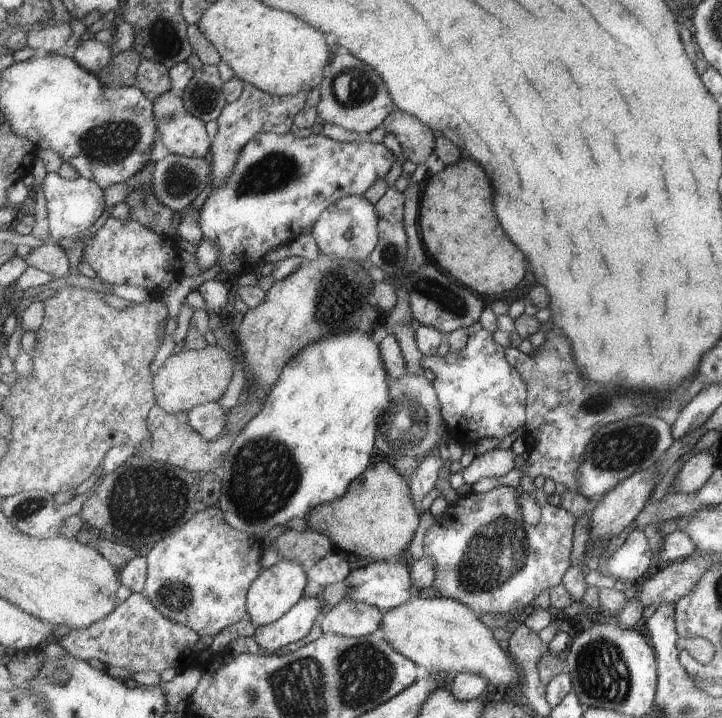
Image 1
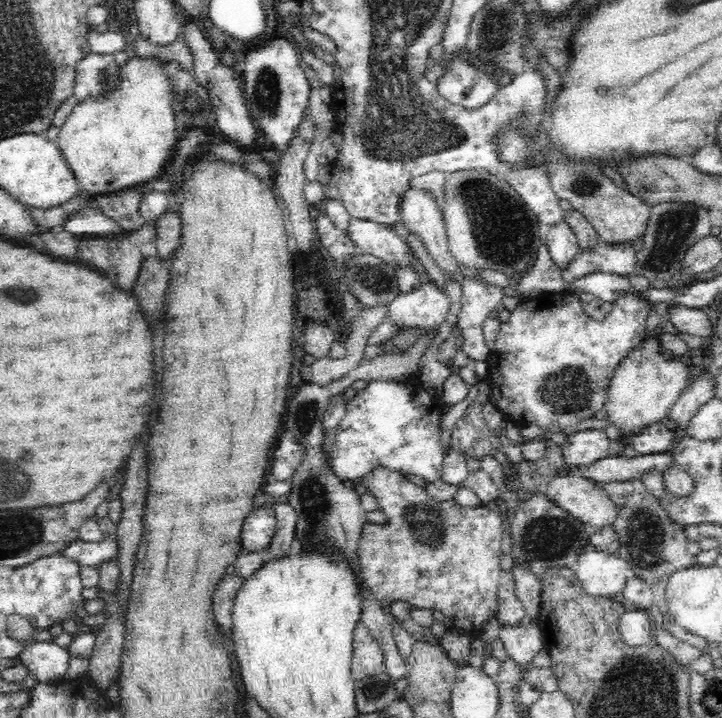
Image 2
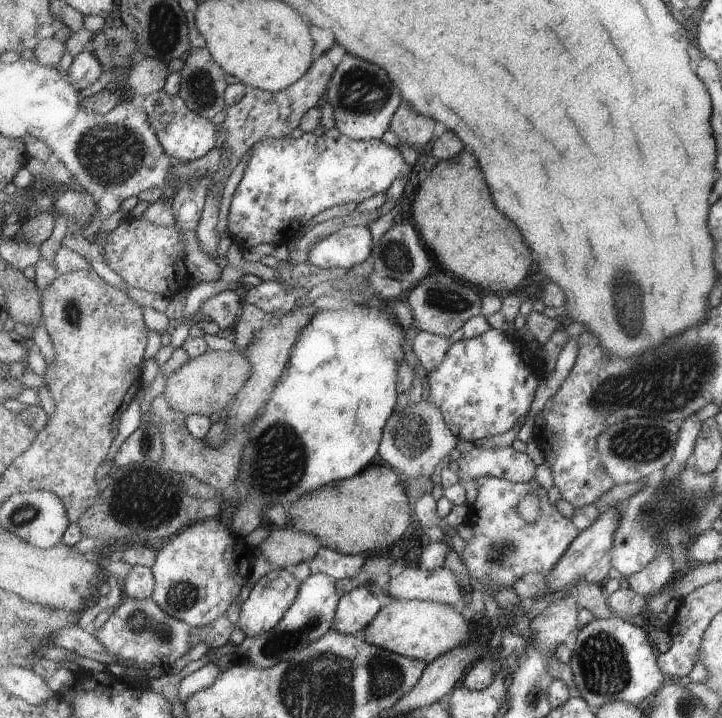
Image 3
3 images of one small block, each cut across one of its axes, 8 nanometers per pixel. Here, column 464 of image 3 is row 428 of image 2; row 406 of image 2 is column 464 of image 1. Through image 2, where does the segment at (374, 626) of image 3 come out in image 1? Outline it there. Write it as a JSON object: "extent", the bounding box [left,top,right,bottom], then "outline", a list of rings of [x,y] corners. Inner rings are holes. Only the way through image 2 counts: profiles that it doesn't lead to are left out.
{"extent":[383,597,520,691],"outline":[[[415,597],[384,613],[383,638],[403,656],[437,676],[472,672],[486,676],[492,691],[520,684],[520,668],[506,646],[493,636],[468,604],[457,599]]]}

